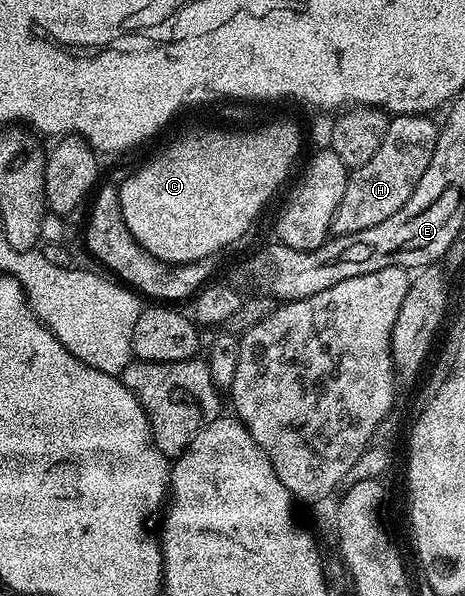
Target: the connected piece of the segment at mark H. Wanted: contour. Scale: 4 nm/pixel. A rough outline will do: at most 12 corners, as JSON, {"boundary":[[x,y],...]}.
{"boundary":[[429,115],[390,120],[349,174],[336,236],[367,231],[411,199],[435,151]]}

